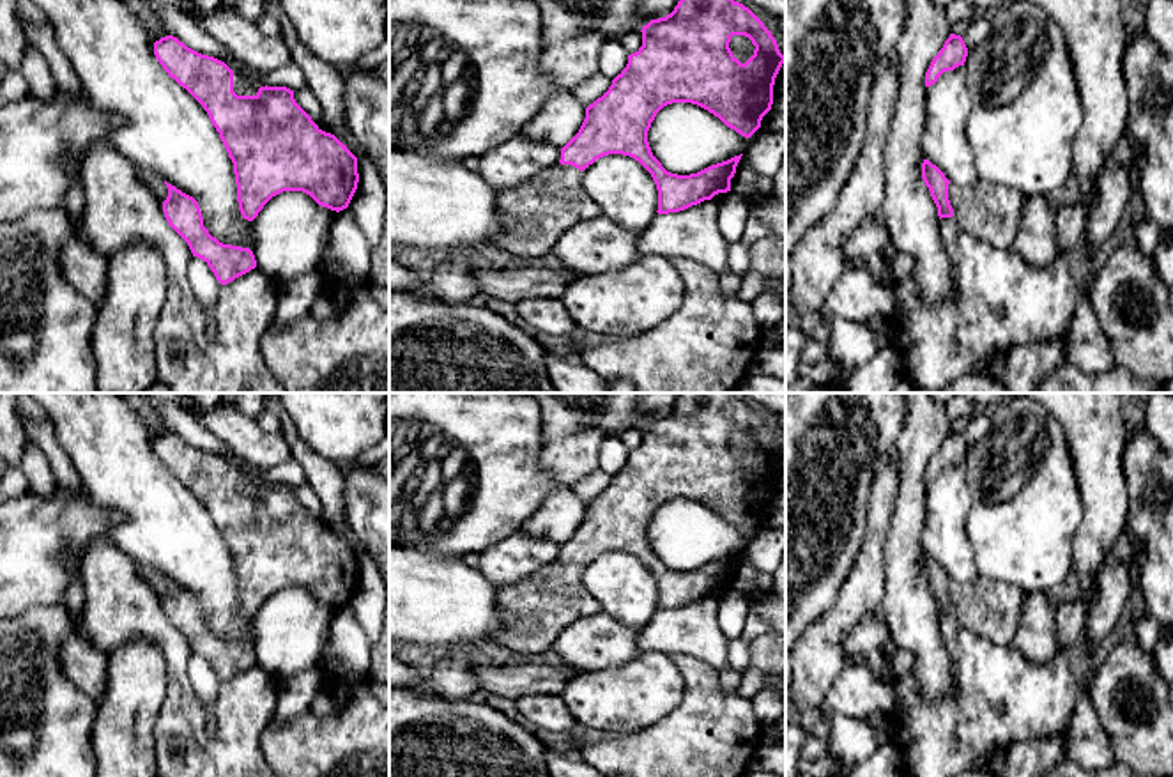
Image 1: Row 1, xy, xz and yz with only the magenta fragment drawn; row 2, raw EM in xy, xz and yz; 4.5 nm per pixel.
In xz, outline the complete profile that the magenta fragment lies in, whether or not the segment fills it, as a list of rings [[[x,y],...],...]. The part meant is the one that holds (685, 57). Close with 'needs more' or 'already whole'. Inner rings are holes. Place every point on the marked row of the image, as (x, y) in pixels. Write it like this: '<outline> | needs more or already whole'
[[[679,0],[671,14],[651,19],[640,32],[642,46],[628,55],[626,67],[612,80],[609,90],[586,108],[586,119],[561,149],[559,163],[524,184],[497,191],[501,230],[492,246],[522,258],[545,257],[570,227],[600,216],[600,207],[582,188],[582,172],[609,154],[630,156],[651,173],[658,189],[658,214],[679,212],[731,191],[731,179],[743,154],[697,173],[678,175],[667,172],[653,156],[648,131],[663,106],[692,103],[750,138],[771,110],[775,78],[786,62],[775,37],[748,7],[734,0]],[[732,35],[745,35],[755,46],[745,64],[729,48]]] | needs more

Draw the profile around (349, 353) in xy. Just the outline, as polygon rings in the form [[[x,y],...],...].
[[[327,250],[318,269],[334,315],[315,320],[310,313],[285,329],[267,327],[260,352],[287,393],[389,393],[389,308],[370,292],[370,280],[356,281],[329,269]]]

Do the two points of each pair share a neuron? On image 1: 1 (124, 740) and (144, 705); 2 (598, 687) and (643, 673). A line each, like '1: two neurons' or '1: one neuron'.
1: one neuron
2: one neuron

